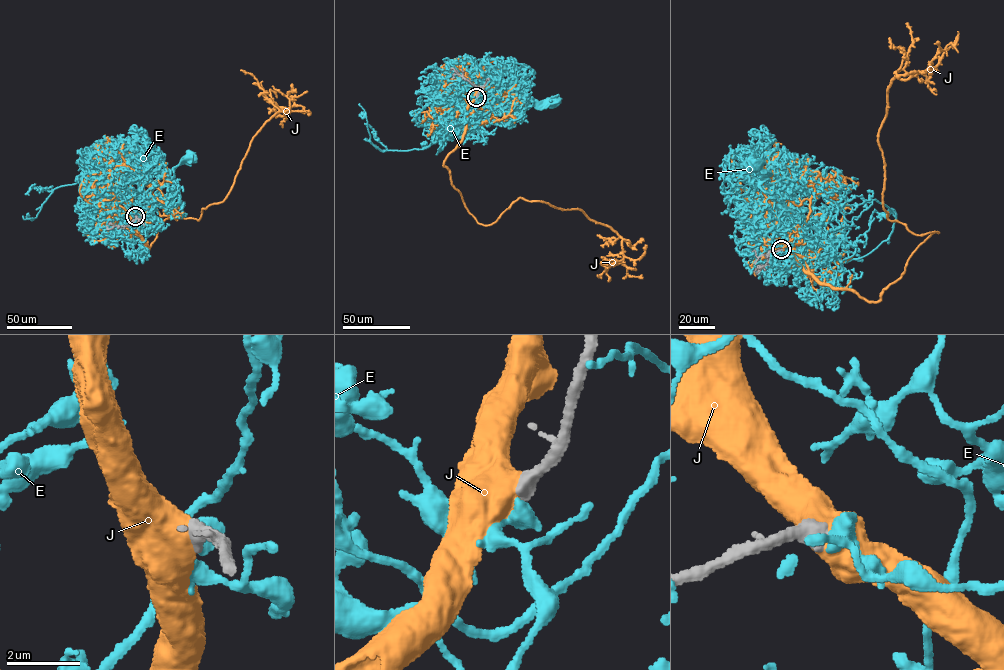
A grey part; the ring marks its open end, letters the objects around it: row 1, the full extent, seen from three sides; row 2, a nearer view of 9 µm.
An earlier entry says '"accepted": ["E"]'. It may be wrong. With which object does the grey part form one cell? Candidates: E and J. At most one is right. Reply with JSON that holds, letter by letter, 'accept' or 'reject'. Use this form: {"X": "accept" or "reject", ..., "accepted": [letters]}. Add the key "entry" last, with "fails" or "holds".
{"E": "reject", "J": "accept", "accepted": ["J"], "entry": "fails"}

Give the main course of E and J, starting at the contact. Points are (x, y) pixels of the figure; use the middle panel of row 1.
E: (476, 97), (475, 107), (482, 109), (499, 106), (495, 100), (508, 110), (532, 98), (553, 101)
J: (476, 96), (444, 165), (469, 212), (485, 225), (520, 197), (579, 209), (622, 240), (623, 258), (601, 277)

